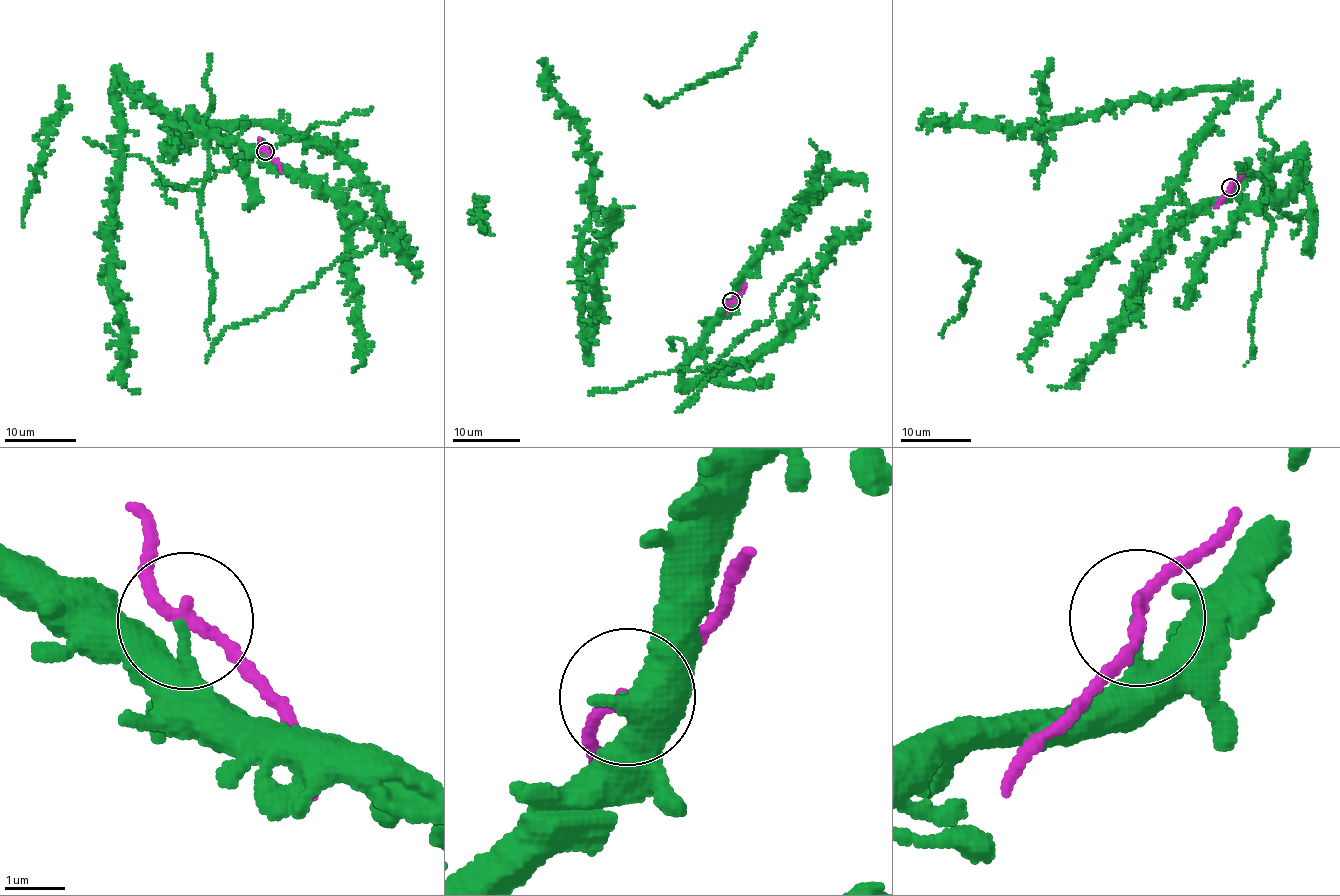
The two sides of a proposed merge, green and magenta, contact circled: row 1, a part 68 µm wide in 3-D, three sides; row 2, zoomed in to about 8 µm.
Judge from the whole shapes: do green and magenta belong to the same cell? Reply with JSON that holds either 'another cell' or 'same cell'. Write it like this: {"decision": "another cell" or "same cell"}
{"decision": "another cell"}

